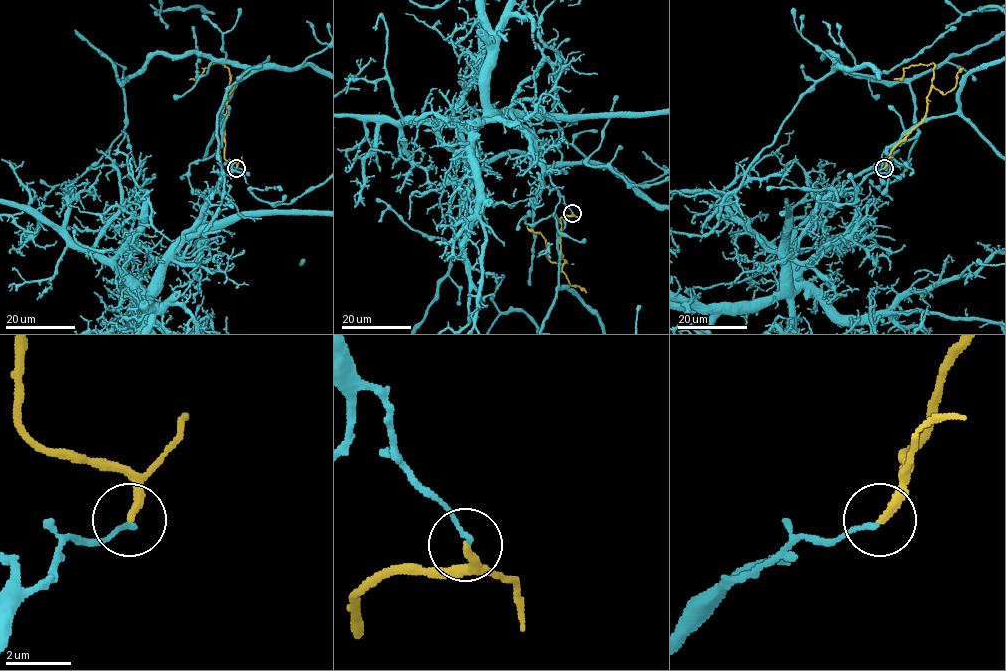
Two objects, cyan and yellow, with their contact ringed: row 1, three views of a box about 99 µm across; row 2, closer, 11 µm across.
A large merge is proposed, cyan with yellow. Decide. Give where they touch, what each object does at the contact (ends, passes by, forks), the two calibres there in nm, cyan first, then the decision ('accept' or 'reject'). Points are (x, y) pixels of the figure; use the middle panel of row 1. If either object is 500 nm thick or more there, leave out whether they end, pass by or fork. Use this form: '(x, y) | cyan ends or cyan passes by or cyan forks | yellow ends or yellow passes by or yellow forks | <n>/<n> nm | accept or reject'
(572, 213) | cyan ends | yellow ends | 120/240 nm | reject

